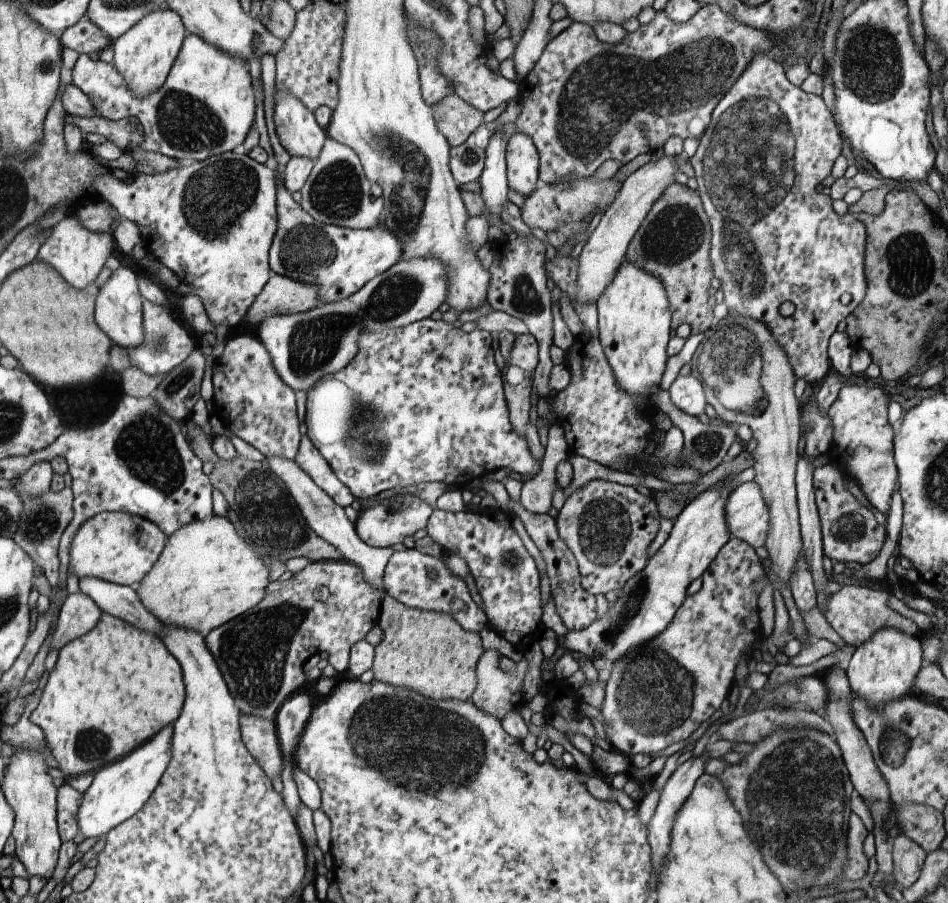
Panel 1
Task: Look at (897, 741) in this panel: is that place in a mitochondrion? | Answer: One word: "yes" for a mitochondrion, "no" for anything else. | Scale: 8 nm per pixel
yes

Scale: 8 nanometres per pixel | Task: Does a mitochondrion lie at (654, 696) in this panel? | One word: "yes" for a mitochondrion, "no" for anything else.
yes

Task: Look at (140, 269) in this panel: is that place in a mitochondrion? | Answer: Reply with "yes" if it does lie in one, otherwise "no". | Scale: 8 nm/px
no

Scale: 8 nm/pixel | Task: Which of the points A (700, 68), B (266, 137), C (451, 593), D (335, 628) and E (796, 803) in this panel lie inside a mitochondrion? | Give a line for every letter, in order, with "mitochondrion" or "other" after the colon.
A: mitochondrion
B: other
C: other
D: other
E: mitochondrion

